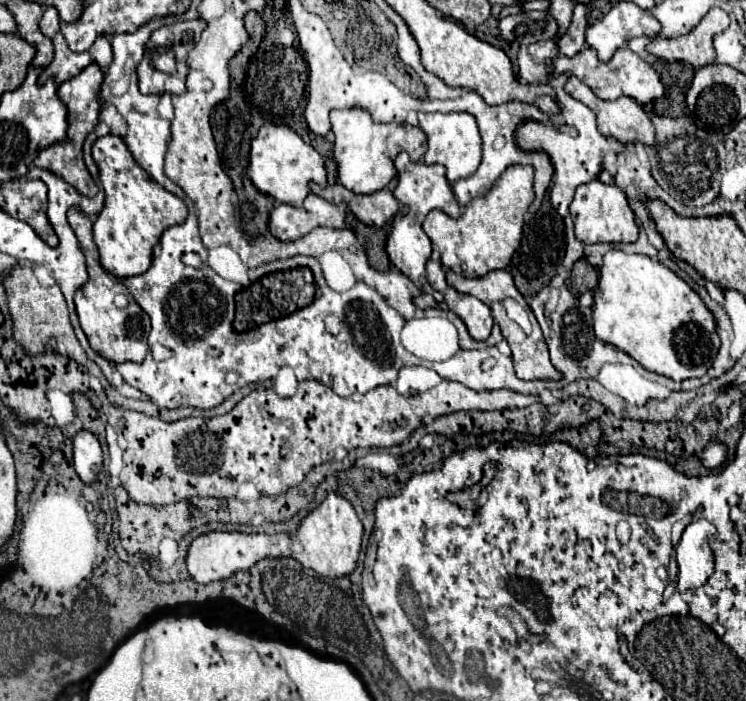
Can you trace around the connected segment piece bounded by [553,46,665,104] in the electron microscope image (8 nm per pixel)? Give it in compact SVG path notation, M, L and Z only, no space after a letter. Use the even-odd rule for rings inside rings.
M587 46L573 58L567 58L567 56L555 58L553 66L555 66L553 74L577 76L579 80L587 82L587 86L591 86L591 90L595 90L595 94L599 94L599 98L603 100L615 100L621 96L629 96L629 98L635 98L639 104L647 104L651 100L659 100L665 94L665 84L661 76L653 70L651 64L647 64L641 56L637 56L629 48L619 48L613 54L611 62L601 62L597 58L597 50Z

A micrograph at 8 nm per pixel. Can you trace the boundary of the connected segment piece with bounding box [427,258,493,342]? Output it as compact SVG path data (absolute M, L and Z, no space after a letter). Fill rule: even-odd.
M429 258L429 262L427 262L427 280L431 282L431 286L435 290L439 290L443 294L443 302L439 302L437 308L455 312L465 322L469 334L477 342L485 342L491 334L491 328L493 328L493 318L491 318L489 306L483 304L475 296L461 294L455 288L451 288L445 282L445 272L443 274L439 272L439 276L437 276L437 270L443 270L443 264L437 258Z

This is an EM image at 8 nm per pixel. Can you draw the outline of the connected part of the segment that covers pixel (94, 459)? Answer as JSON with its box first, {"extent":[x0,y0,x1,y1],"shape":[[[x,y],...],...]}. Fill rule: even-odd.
{"extent":[73,428,103,482],"shape":[[[83,428],[73,436],[73,464],[83,482],[93,482],[103,468],[103,454],[97,436]]]}

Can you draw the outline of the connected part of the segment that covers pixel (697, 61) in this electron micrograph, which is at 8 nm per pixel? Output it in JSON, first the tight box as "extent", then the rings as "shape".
{"extent":[647,6,729,68],"shape":[[[713,6],[699,24],[685,36],[679,38],[661,38],[655,36],[647,44],[647,52],[663,58],[667,62],[691,62],[693,68],[711,64],[715,60],[715,50],[711,46],[711,38],[729,26],[729,16],[721,8]]]}

